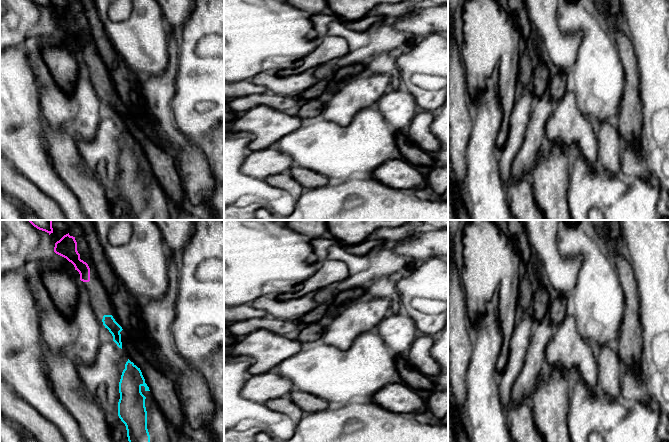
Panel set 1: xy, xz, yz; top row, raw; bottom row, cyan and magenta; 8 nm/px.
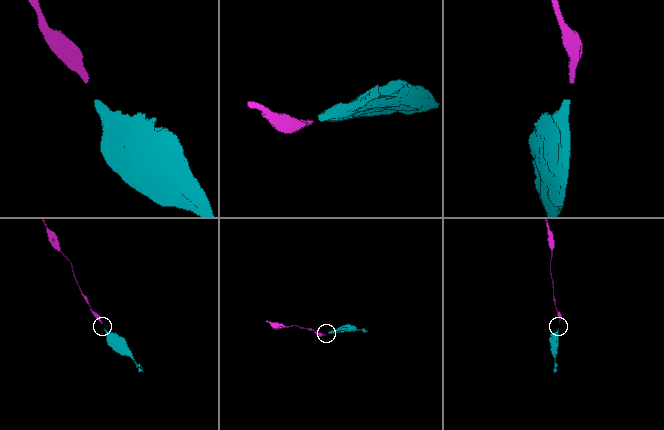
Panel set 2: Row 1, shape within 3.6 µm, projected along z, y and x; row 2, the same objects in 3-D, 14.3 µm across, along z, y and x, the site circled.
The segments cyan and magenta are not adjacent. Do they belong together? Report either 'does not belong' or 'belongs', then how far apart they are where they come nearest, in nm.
belongs | 300 nm

